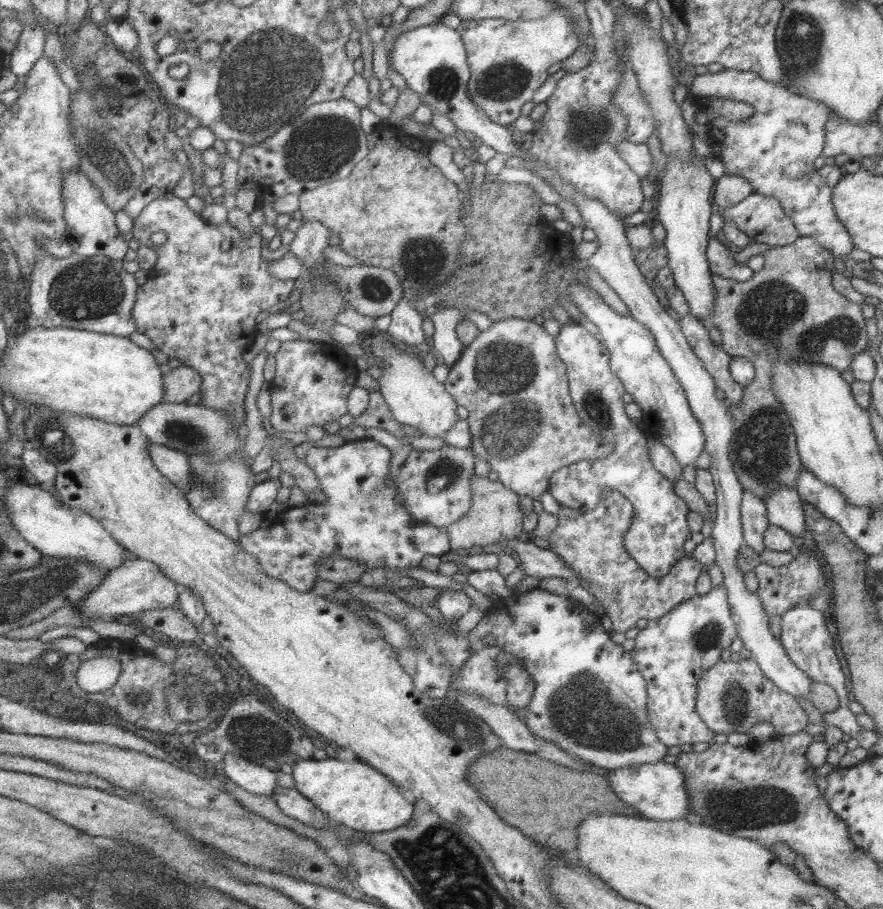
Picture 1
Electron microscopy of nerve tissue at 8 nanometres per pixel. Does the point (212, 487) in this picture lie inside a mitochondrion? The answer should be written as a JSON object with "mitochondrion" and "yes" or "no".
{"mitochondrion":"yes"}

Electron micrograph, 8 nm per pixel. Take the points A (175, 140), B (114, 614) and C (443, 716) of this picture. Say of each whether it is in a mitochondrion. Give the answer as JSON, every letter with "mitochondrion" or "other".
{"A":"other","B":"other","C":"mitochondrion"}

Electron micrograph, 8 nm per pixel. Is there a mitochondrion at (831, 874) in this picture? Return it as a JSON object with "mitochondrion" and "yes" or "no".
{"mitochondrion":"no"}

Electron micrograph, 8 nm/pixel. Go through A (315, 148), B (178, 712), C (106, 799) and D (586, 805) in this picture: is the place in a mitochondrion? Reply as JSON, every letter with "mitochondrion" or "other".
{"A":"mitochondrion","B":"mitochondrion","C":"other","D":"other"}

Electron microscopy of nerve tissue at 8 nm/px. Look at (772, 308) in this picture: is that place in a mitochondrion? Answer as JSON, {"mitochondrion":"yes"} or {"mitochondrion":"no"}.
{"mitochondrion":"yes"}

